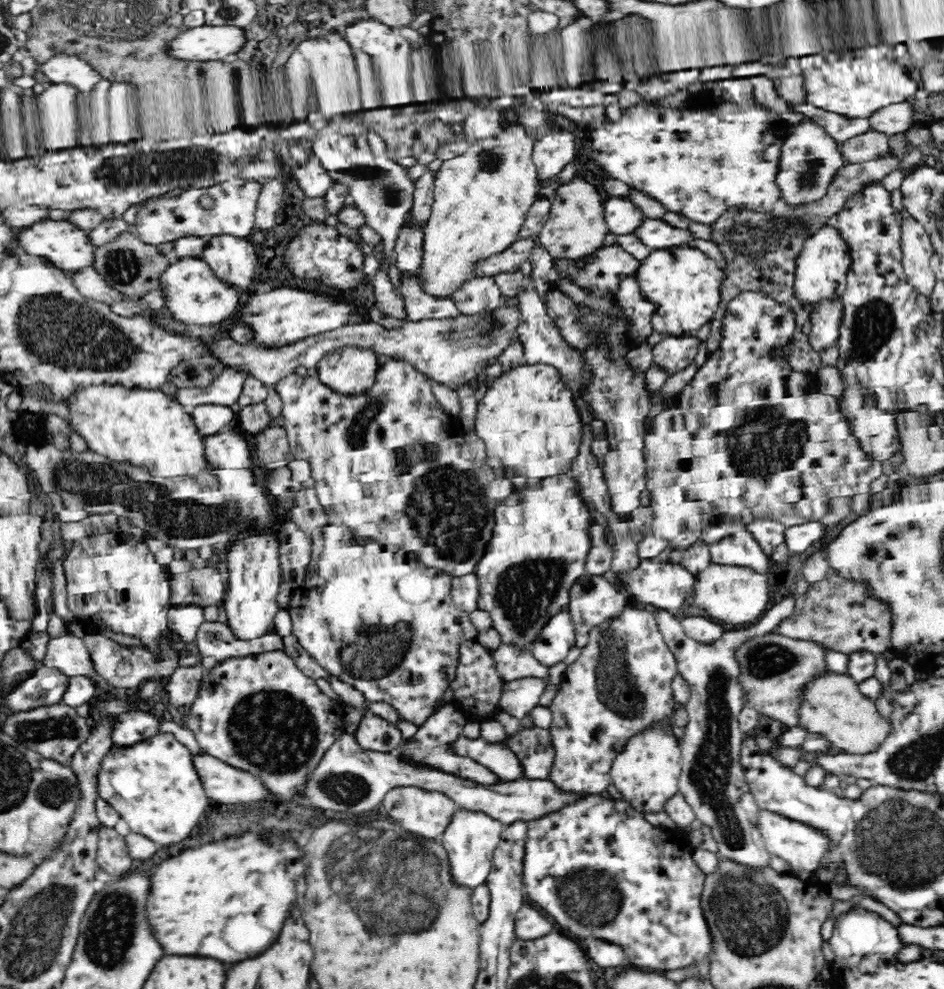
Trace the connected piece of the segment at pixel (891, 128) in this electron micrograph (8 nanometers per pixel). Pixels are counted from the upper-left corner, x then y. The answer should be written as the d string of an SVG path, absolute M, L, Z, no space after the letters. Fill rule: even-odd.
M906 100L876 110L869 116L871 128L888 136L907 131L913 125L913 107Z

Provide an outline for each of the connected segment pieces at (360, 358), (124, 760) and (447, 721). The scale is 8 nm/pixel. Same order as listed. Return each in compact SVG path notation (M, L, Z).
M338 348L320 360L316 366L319 373L316 384L347 395L366 392L376 380L377 364L381 357L368 349L346 348L344 352L350 352L346 354L346 360L350 356L354 363L350 366L348 362L346 366L336 366L342 350Z
M160 732L155 736L142 740L139 744L132 747L122 749L114 749L113 747L109 751L109 754L106 756L103 763L100 764L98 785L99 796L102 797L102 799L106 799L118 811L118 814L120 814L124 822L128 824L128 828L136 834L146 836L146 838L155 842L157 846L170 846L170 844L176 844L176 842L180 842L180 840L188 838L188 834L190 834L190 832L194 832L196 822L198 822L198 816L204 816L204 814L200 814L200 812L206 812L206 806L208 806L208 798L206 798L204 790L202 790L202 784L200 784L200 780L198 780L198 773L192 764L192 754L185 746L176 740L174 735L169 733Z
M445 704L438 712L433 713L428 721L419 726L418 732L413 738L406 741L402 750L400 750L400 761L412 766L425 766L426 768L435 768L442 772L454 774L456 776L474 780L480 784L498 784L500 778L494 774L488 767L473 760L470 756L461 756L455 750L455 743L463 735L464 726L468 723L454 704Z

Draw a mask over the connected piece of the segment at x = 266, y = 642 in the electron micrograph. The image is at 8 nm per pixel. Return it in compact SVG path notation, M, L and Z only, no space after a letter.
M223 619L202 621L197 628L194 643L200 654L200 663L204 672L208 672L216 663L231 656L245 657L272 650L284 651L284 636L276 632L276 628L250 640L236 637Z

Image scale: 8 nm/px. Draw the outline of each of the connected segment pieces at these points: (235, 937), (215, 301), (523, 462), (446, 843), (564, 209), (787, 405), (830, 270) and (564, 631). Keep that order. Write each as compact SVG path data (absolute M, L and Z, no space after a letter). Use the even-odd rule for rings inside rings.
M244 834L236 840L224 840L224 844L196 846L196 850L164 860L148 876L149 889L143 904L145 920L162 952L166 956L202 956L220 962L240 962L272 946L272 940L276 940L282 928L282 920L288 916L288 908L298 898L298 882L305 871L304 852L300 847L304 840L292 843L276 839L276 844L266 844L256 834Z
M202 258L174 259L171 266L160 276L160 285L165 307L179 321L197 325L225 324L230 323L238 313L238 291L220 283Z
M519 362L513 365L508 370L505 369L504 373L499 378L495 378L484 391L484 394L479 398L477 402L476 416L474 416L474 428L478 438L482 438L485 443L486 456L488 458L498 458L504 468L510 466L516 474L524 476L529 482L548 478L549 476L561 475L564 473L570 473L571 464L579 453L579 446L581 443L582 423L580 422L579 411L573 399L573 394L568 390L566 384L563 382L562 376L558 373L557 368L549 364L531 364L522 365Z
M462 810L452 816L452 822L448 824L440 842L448 854L449 875L454 886L473 891L485 884L495 858L496 847L502 839L503 828L503 823L485 812Z
M576 175L572 182L558 187L555 195L549 220L544 224L537 239L540 247L555 260L581 259L602 247L609 230L603 221L603 201L598 189Z
M740 291L740 294L737 295L727 305L725 316L722 319L720 348L710 354L708 362L676 395L674 404L666 406L660 414L652 418L651 431L643 438L646 488L649 491L650 506L655 515L651 530L654 534L664 537L669 542L670 548L678 551L682 551L693 542L700 540L703 530L725 515L733 519L739 527L758 520L776 520L788 528L808 522L818 522L824 516L826 516L824 524L836 524L848 516L850 500L832 500L832 498L850 498L857 494L866 494L870 490L870 484L883 474L882 463L870 460L869 456L862 452L858 439L851 433L848 421L837 410L837 398L825 395L813 384L810 386L812 380L807 374L792 371L788 362L792 349L788 348L788 344L792 344L797 332L794 314L766 293ZM778 346L782 352L786 350L786 354L778 356L776 354Z
M832 224L820 228L808 238L796 262L793 285L801 307L812 314L822 302L840 300L847 286L846 278L851 264L848 248Z
M562 611L549 617L534 640L528 645L538 664L552 668L562 664L568 652L575 646L576 627L570 611Z

